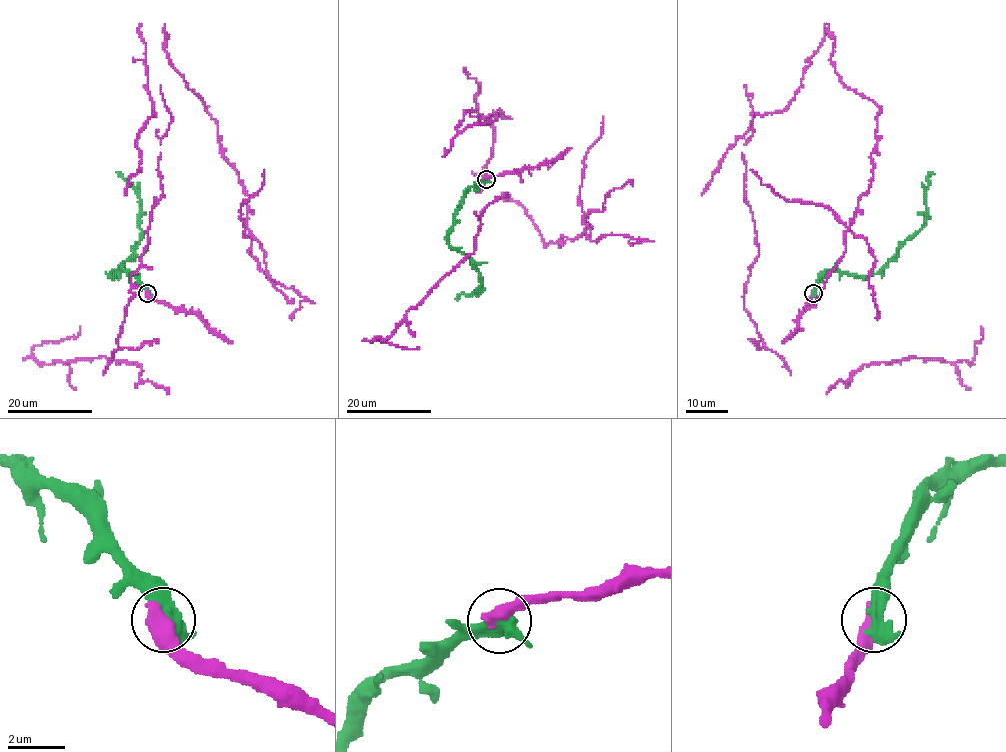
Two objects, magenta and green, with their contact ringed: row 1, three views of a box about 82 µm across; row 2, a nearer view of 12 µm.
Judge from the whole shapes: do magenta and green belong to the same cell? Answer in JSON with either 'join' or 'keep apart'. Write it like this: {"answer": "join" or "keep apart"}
{"answer": "join"}

